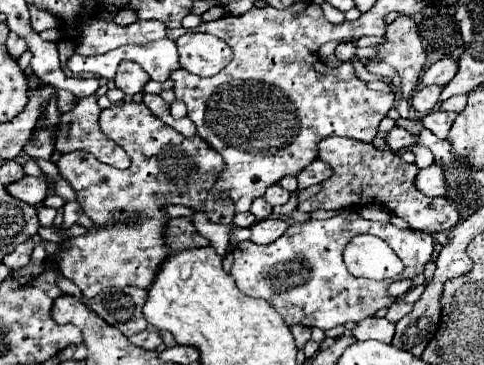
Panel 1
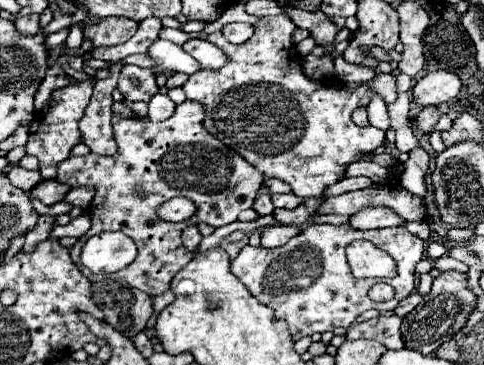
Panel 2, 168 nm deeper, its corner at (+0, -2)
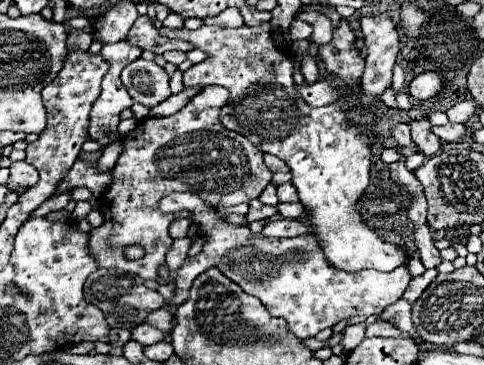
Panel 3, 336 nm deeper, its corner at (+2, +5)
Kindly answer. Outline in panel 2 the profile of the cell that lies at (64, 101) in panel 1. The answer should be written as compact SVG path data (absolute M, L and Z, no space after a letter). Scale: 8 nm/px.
M85 80L79 82L77 86L69 84L57 92L53 92L51 100L47 102L47 106L43 106L43 110L37 114L37 118L31 122L31 130L29 130L29 142L25 146L27 154L33 154L39 158L39 172L45 180L53 180L57 176L57 164L65 158L69 158L69 150L81 142L81 134L79 134L79 120L83 116L85 106L89 104L91 98L91 88L93 82Z

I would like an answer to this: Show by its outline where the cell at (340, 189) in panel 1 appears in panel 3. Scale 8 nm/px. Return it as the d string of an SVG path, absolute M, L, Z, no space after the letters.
M257 199L253 203L249 203L249 213L247 213L247 221L259 221L259 219L275 219L277 217L277 207L267 207L263 203L259 203Z

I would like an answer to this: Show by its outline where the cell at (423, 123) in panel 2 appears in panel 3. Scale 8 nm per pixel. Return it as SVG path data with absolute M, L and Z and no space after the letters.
M427 119L411 121L409 127L411 127L411 137L413 137L419 153L423 153L425 157L433 157L435 153L439 153L439 149L441 149L443 143L439 141L439 137L435 137L429 131L429 121Z

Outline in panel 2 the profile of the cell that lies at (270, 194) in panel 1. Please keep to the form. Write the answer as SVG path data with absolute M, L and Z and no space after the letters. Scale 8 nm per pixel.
M271 194L271 202L273 202L275 208L293 210L293 208L297 208L303 202L303 198L295 196L295 194Z

